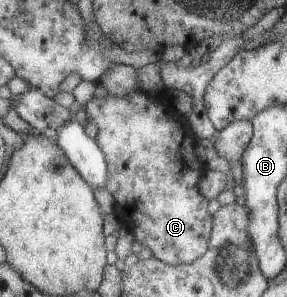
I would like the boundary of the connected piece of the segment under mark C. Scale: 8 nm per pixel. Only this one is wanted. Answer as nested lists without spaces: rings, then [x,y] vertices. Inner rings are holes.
[[[136,90],[127,94],[125,97],[115,97],[112,95],[106,95],[105,97],[92,97],[86,104],[86,112],[88,120],[91,120],[96,126],[98,126],[98,133],[95,141],[102,149],[104,156],[107,160],[107,173],[108,178],[105,184],[105,189],[112,194],[115,200],[115,215],[122,222],[122,225],[127,229],[130,229],[133,233],[133,240],[141,244],[143,248],[149,248],[152,251],[154,257],[159,258],[162,262],[169,265],[190,264],[198,260],[207,252],[210,246],[212,230],[212,217],[208,212],[208,199],[198,192],[198,180],[200,176],[204,174],[204,162],[196,155],[194,151],[198,145],[198,139],[191,132],[189,123],[184,120],[174,107],[172,96],[167,91],[164,92],[162,99],[156,100],[149,96],[146,92]],[[130,122],[142,122],[142,144],[138,142],[138,132],[136,128],[132,128]],[[134,196],[140,196],[140,200],[134,204]]]

